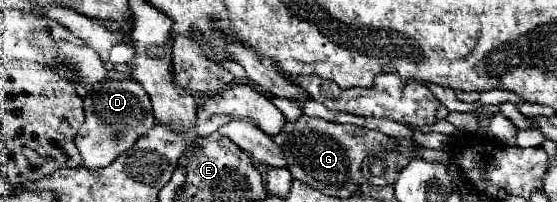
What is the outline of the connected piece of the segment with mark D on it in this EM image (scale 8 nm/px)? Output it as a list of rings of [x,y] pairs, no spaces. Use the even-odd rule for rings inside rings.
[[[103,80],[87,88],[85,92],[85,124],[75,136],[75,144],[83,158],[85,168],[109,166],[119,154],[127,152],[137,136],[145,134],[153,124],[155,116],[147,92],[137,80]]]

